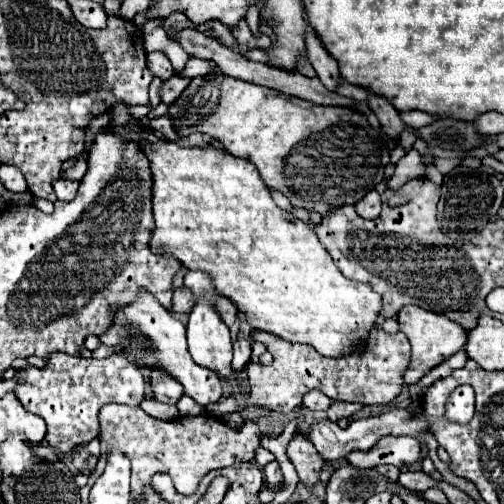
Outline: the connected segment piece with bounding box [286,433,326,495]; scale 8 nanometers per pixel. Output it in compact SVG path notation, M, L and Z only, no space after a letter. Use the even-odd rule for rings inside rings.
M294 433L290 443L288 443L286 453L288 453L288 459L292 461L292 465L296 467L300 481L306 483L314 493L320 495L322 487L320 487L320 475L318 473L326 461L318 455L316 447L304 435Z

